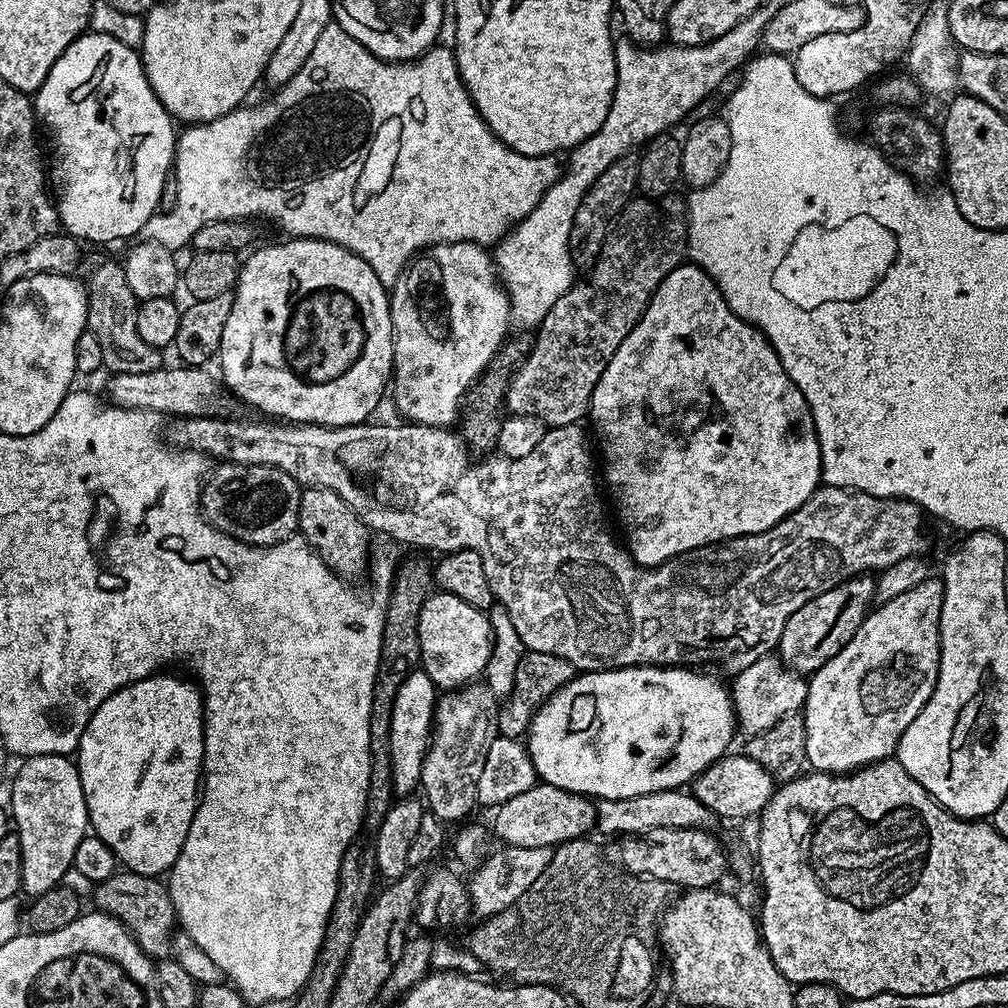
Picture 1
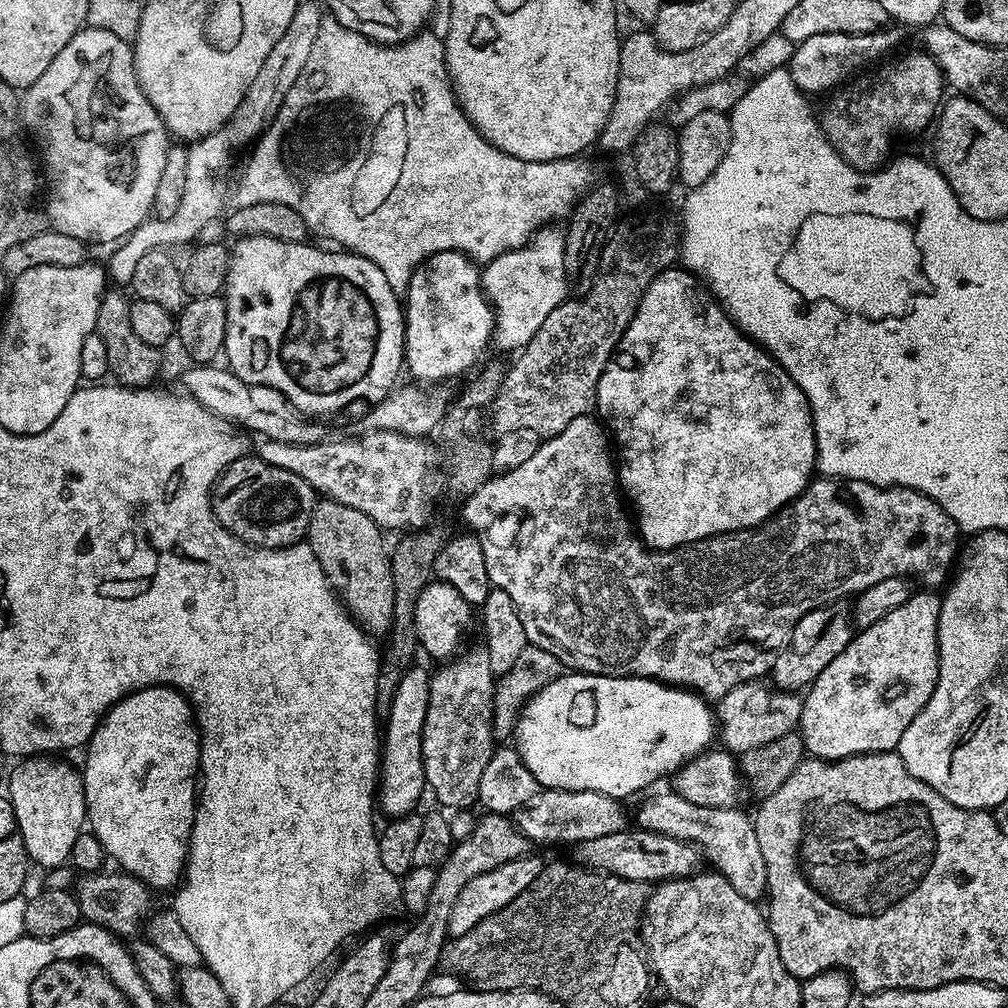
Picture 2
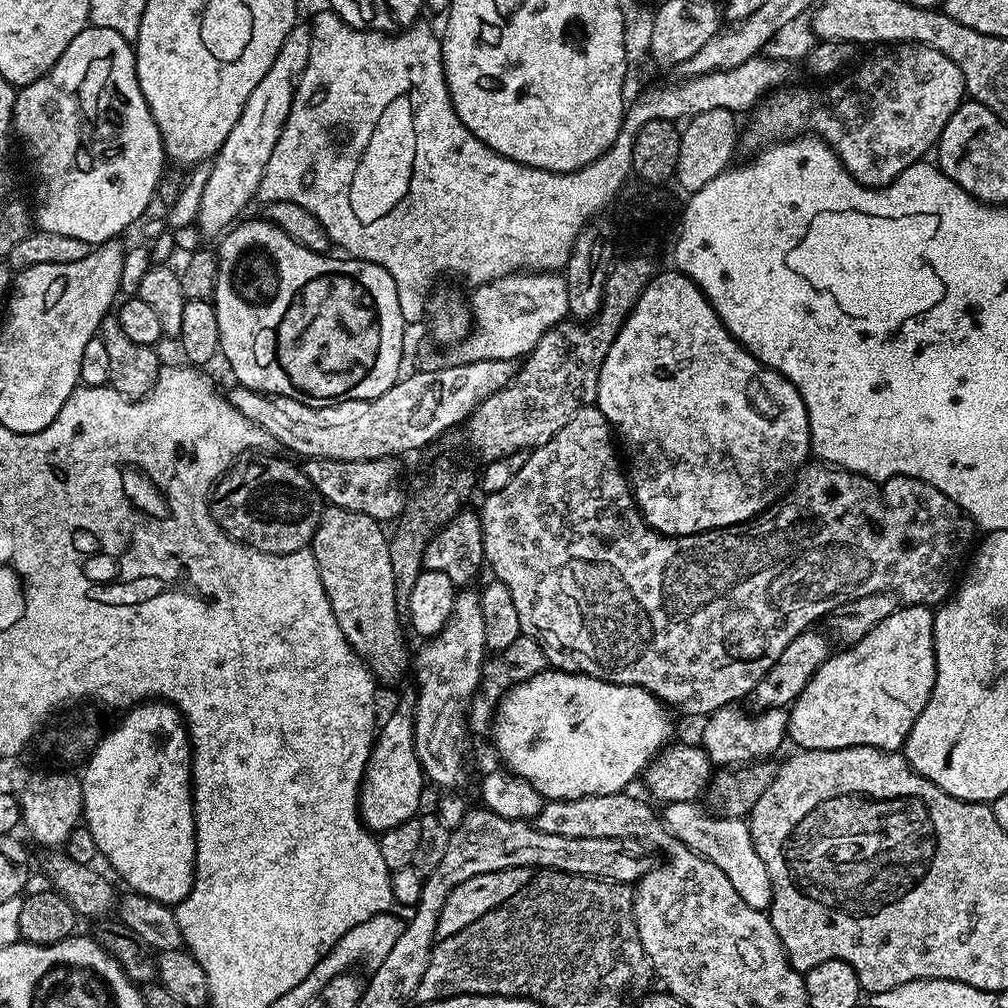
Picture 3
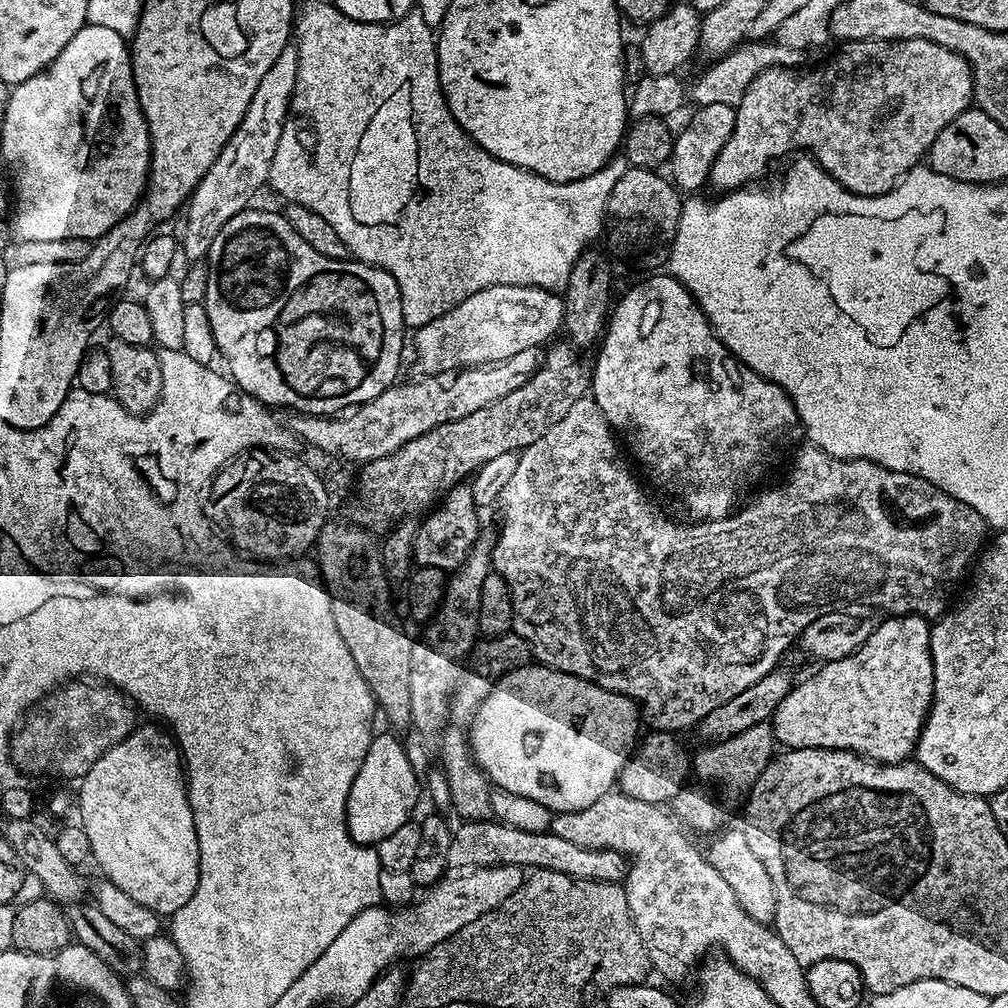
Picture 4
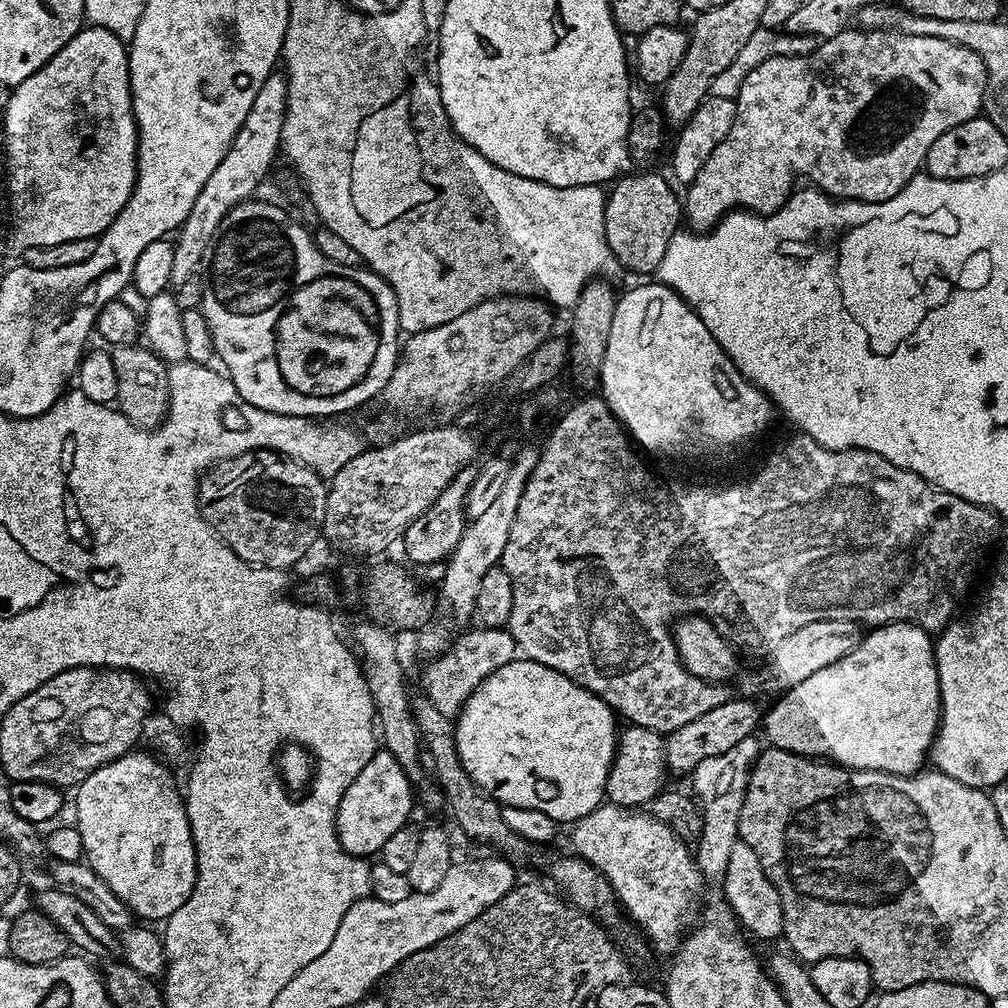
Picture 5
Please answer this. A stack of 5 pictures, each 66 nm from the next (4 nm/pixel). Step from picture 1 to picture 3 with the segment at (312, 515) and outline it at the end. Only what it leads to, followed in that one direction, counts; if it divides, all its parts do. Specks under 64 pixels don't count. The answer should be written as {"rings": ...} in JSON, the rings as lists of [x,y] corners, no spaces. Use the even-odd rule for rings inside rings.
{"rings":[[[331,506],[325,507],[320,513],[320,521],[312,535],[310,545],[314,554],[314,562],[318,562],[318,574],[322,578],[324,593],[332,607],[334,618],[346,638],[346,642],[357,656],[368,666],[368,671],[381,685],[396,684],[410,668],[410,652],[404,645],[404,632],[400,629],[402,612],[396,609],[398,597],[394,586],[394,569],[390,567],[389,533],[384,532],[385,525],[379,520],[370,518],[354,510],[342,510]]]}

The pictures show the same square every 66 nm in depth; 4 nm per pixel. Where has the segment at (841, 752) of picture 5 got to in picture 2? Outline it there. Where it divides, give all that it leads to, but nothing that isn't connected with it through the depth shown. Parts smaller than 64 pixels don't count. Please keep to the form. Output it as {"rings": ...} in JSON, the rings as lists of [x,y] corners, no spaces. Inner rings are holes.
{"rings":[[[916,590],[913,591],[912,597],[906,602],[902,602],[902,606],[898,606],[898,610],[890,610],[890,614],[886,614],[886,618],[882,618],[878,622],[874,622],[874,626],[857,631],[853,635],[852,641],[846,646],[846,650],[842,650],[842,654],[838,654],[836,658],[820,674],[816,680],[813,680],[807,689],[806,695],[802,700],[800,709],[800,722],[798,731],[804,741],[807,755],[812,758],[822,760],[836,760],[836,752],[847,752],[849,756],[856,755],[852,748],[856,748],[856,680],[860,680],[860,676],[868,676],[868,680],[876,680],[876,676],[880,676],[880,688],[884,688],[884,684],[900,684],[900,680],[908,680],[908,672],[932,672],[932,644],[936,641],[936,627],[940,621],[940,601],[941,597],[932,590]]]}

